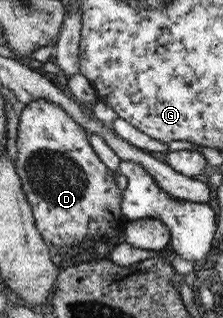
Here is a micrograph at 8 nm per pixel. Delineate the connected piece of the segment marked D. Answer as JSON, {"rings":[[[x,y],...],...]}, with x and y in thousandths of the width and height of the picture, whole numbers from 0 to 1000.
{"rings":[[[161,311],[99,346],[81,387],[76,503],[103,601],[157,679],[161,720],[215,774],[265,774],[291,802],[327,805],[413,786],[435,761],[529,767],[529,717],[556,723],[574,686],[556,682],[552,635],[502,538],[439,497],[386,428],[386,409],[269,330],[215,311]]]}

